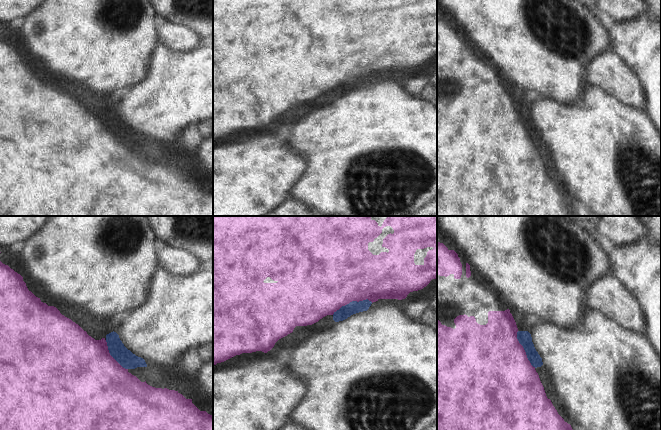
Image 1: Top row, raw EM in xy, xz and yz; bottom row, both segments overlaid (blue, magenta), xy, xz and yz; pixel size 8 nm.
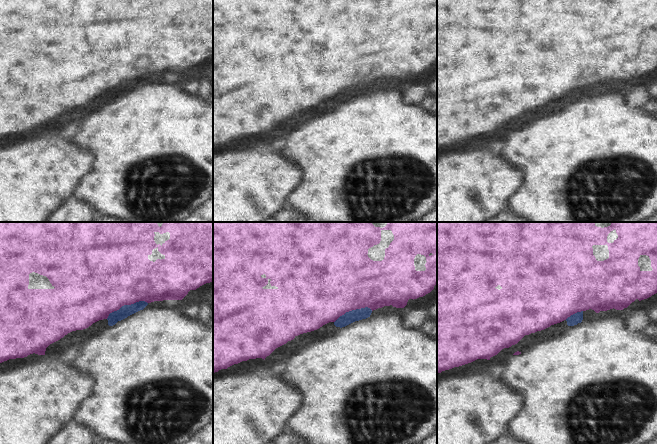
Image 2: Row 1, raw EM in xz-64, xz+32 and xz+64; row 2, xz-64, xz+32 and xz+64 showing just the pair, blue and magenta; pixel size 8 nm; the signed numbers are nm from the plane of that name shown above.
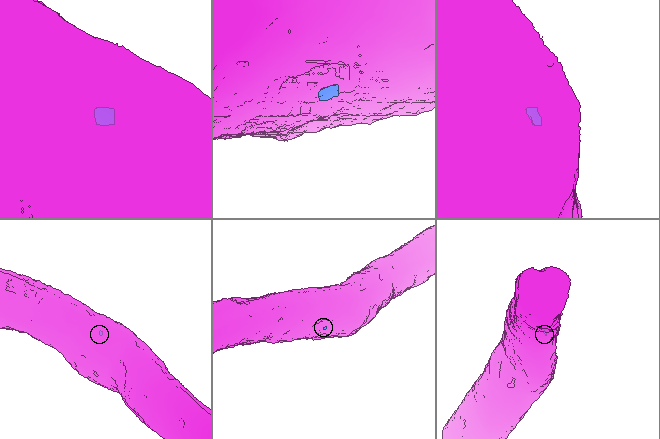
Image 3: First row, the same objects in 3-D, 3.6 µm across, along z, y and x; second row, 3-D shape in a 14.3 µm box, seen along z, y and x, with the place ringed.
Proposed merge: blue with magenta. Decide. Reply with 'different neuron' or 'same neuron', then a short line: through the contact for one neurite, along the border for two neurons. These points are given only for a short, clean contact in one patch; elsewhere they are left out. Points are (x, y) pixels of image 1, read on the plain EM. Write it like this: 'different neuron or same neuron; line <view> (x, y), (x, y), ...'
same neuron; line xz (344, 88), (344, 85), (352, 77), (344, 47)

